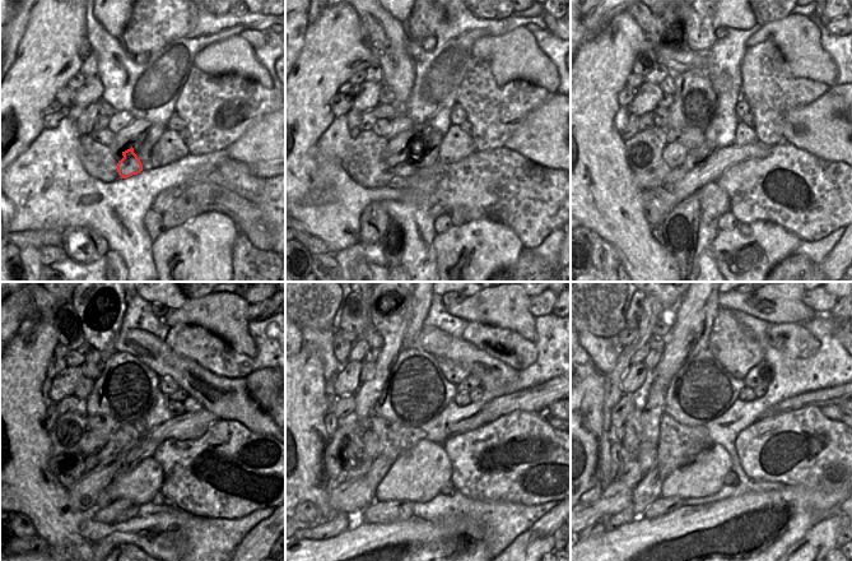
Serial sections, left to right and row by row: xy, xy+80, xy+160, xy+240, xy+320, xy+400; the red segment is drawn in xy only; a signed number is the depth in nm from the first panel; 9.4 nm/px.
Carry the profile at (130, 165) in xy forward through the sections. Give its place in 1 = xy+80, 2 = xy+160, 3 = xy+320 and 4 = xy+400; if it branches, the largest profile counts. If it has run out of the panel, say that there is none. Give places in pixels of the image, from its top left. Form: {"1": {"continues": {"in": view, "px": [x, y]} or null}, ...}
{"1": {"continues": {"in": "xy+80", "px": [403, 170]}}, "2": {"continues": {"in": "xy+160", "px": [679, 172]}}, "3": {"continues": {"in": "xy+320", "px": [354, 473]}}, "4": {"continues": {"in": "xy+400", "px": [631, 474]}}}

